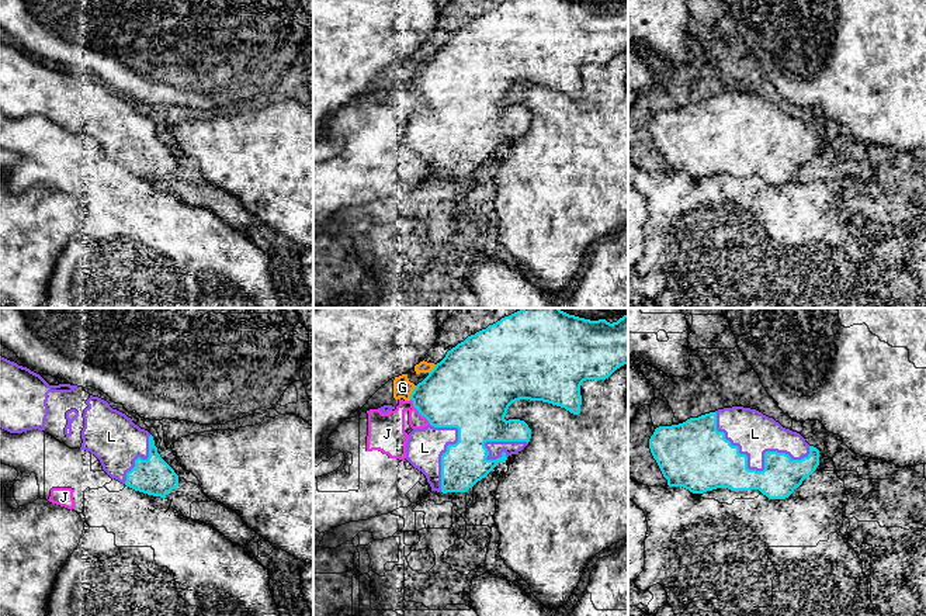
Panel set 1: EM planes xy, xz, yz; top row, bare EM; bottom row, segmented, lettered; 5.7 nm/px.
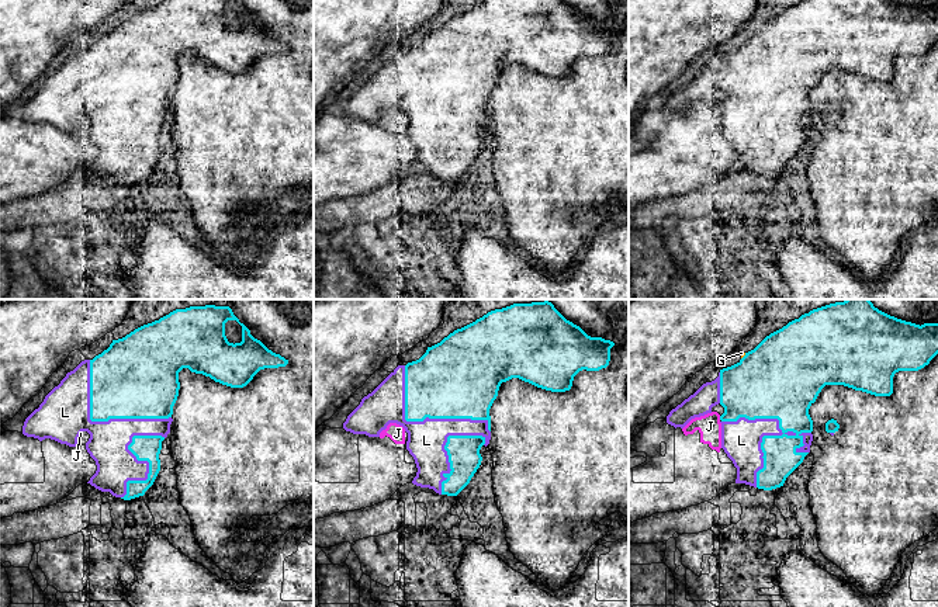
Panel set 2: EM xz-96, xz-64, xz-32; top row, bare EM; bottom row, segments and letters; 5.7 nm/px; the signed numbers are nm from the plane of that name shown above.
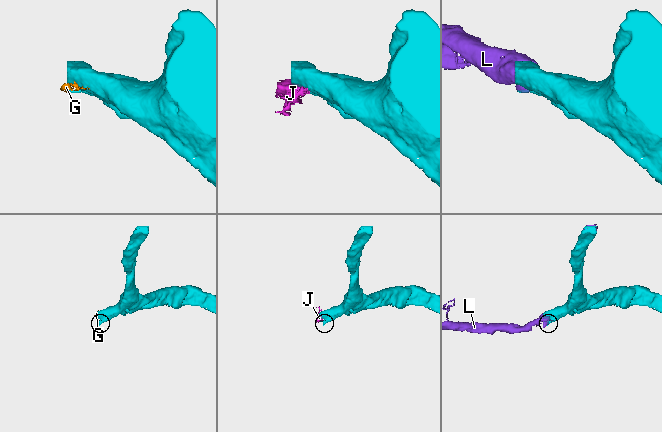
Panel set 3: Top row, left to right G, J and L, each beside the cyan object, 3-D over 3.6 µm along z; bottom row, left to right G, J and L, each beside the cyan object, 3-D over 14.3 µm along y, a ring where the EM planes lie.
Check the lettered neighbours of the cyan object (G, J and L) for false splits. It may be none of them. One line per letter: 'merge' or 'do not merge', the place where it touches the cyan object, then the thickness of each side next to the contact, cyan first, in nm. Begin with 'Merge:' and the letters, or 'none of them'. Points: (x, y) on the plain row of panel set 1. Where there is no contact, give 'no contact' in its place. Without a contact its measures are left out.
Merge: L
G: do not merge; meets cyan in xz at (412, 78); 380 nm thick on the cyan side, 110 nm on the other
J: do not merge; meets cyan in xz at (418, 94); 400 nm thick on the cyan side, 220 nm on the other
L: merge; meets cyan in yz at (753, 155); 300 nm thick on the cyan side, 240 nm on the other

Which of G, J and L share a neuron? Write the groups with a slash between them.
G J / L

